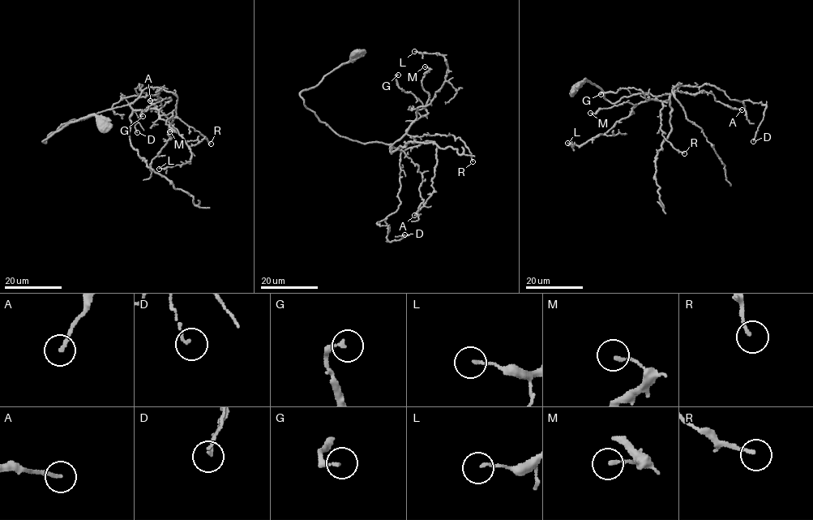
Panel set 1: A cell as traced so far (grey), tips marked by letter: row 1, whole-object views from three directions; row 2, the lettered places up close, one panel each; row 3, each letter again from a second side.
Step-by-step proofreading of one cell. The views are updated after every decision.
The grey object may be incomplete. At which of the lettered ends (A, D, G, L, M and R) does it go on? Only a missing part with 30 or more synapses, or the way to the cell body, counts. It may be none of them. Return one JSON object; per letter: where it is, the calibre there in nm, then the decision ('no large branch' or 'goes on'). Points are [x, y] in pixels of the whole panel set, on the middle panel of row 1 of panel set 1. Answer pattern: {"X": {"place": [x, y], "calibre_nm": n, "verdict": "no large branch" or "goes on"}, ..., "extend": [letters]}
{"A": {"place": [414, 215], "calibre_nm": 150, "verdict": "no large branch"}, "D": {"place": [404, 234], "calibre_nm": 110, "verdict": "no large branch"}, "G": {"place": [398, 75], "calibre_nm": 160, "verdict": "no large branch"}, "L": {"place": [414, 51], "calibre_nm": 110, "verdict": "no large branch"}, "M": {"place": [425, 66], "calibre_nm": 160, "verdict": "no large branch"}, "R": {"place": [472, 161], "calibre_nm": 140, "verdict": "no large branch"}, "extend": []}

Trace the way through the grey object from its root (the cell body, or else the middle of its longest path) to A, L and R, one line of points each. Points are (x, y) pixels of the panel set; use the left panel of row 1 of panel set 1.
A: (101, 124), (87, 115), (43, 141), (69, 121), (130, 105), (161, 88), (160, 97), (150, 100)
L: (101, 124), (87, 115), (43, 141), (65, 123), (117, 106), (156, 109), (184, 139), (191, 158), (159, 169)
R: (101, 124), (87, 115), (43, 141), (73, 119), (130, 105), (178, 117), (211, 143)

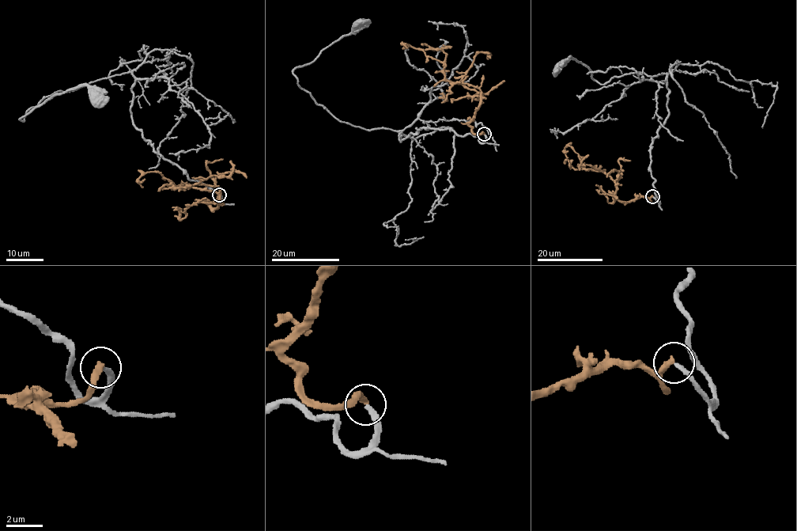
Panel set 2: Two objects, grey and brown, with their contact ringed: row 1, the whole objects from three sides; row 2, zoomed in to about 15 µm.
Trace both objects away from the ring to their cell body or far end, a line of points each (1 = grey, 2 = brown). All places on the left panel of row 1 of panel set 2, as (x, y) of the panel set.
1: (219, 195), (217, 201), (156, 152), (133, 123), (131, 73), (54, 92), (20, 119), (80, 85), (95, 96)
2: (219, 195), (203, 201), (213, 209), (219, 202), (215, 187), (181, 188), (158, 172), (140, 176), (142, 187)

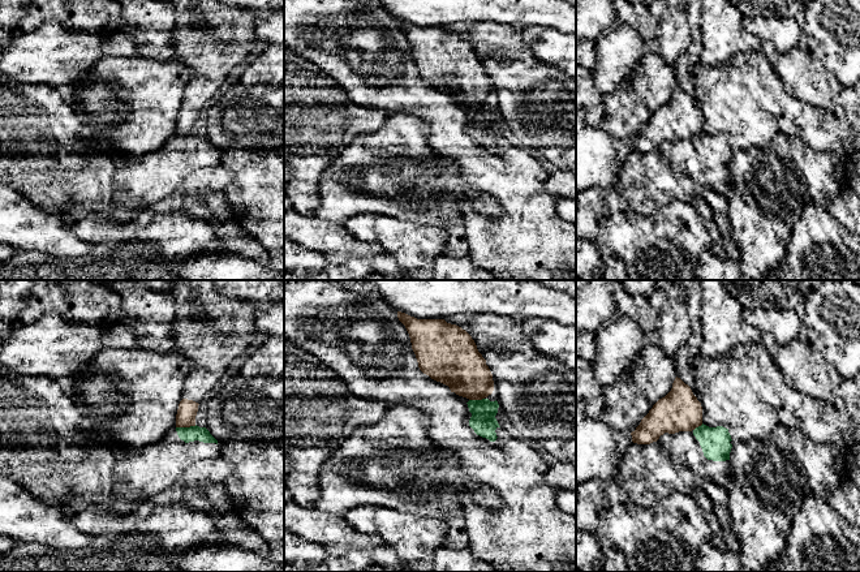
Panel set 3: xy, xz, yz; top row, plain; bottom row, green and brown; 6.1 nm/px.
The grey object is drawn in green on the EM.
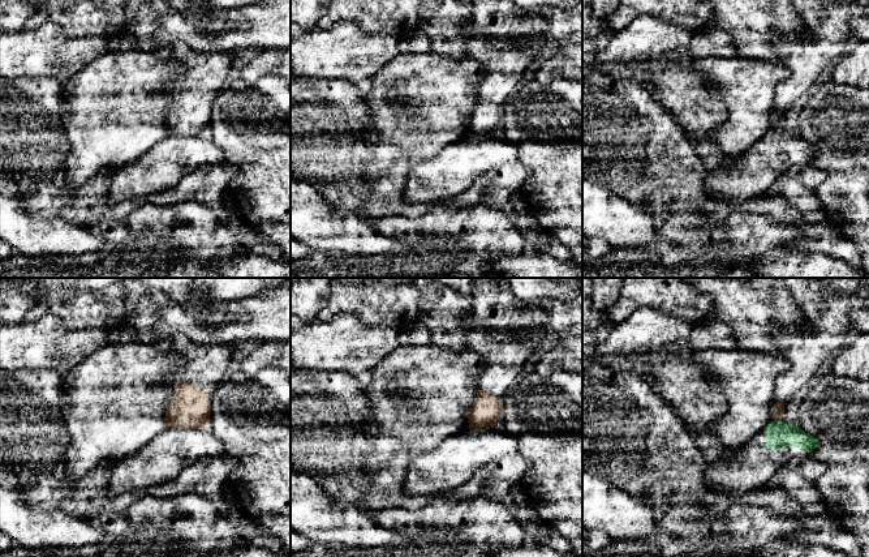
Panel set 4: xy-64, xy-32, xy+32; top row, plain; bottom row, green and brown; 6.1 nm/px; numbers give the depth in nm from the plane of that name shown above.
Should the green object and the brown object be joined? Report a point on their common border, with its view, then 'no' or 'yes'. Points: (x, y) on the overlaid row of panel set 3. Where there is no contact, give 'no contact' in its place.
contact xy (185, 428); no

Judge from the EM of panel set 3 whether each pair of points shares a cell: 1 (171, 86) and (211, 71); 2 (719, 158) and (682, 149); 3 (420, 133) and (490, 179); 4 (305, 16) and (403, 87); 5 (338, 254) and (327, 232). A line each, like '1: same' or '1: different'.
1: different
2: same
3: different
4: same
5: same

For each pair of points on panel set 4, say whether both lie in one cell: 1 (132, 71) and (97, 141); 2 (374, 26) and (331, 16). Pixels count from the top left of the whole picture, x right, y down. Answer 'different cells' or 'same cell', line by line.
1: same cell
2: same cell

